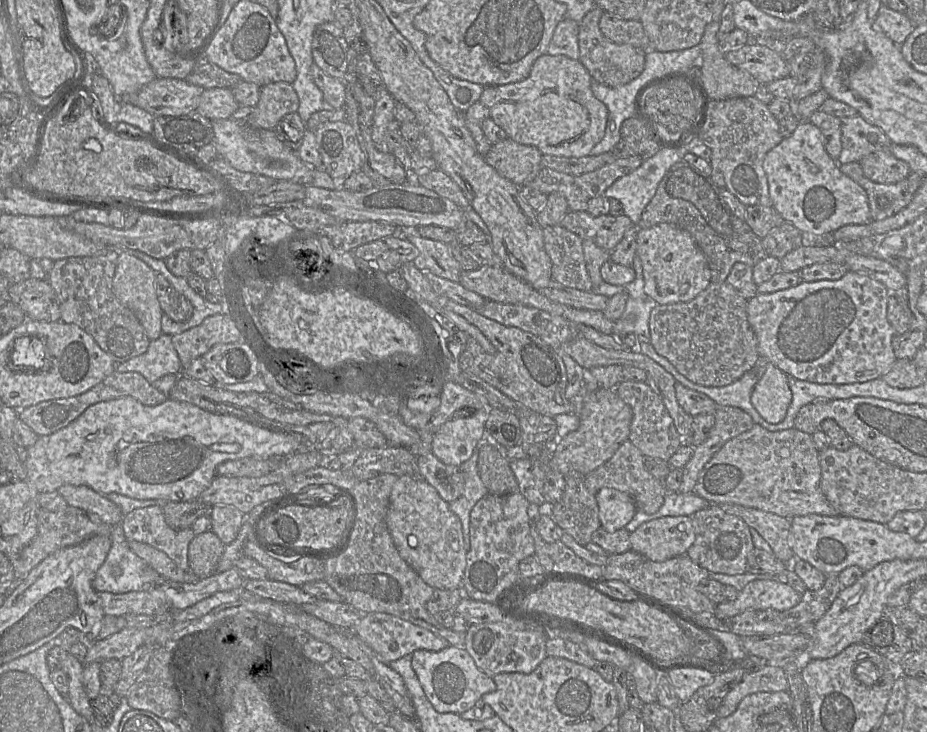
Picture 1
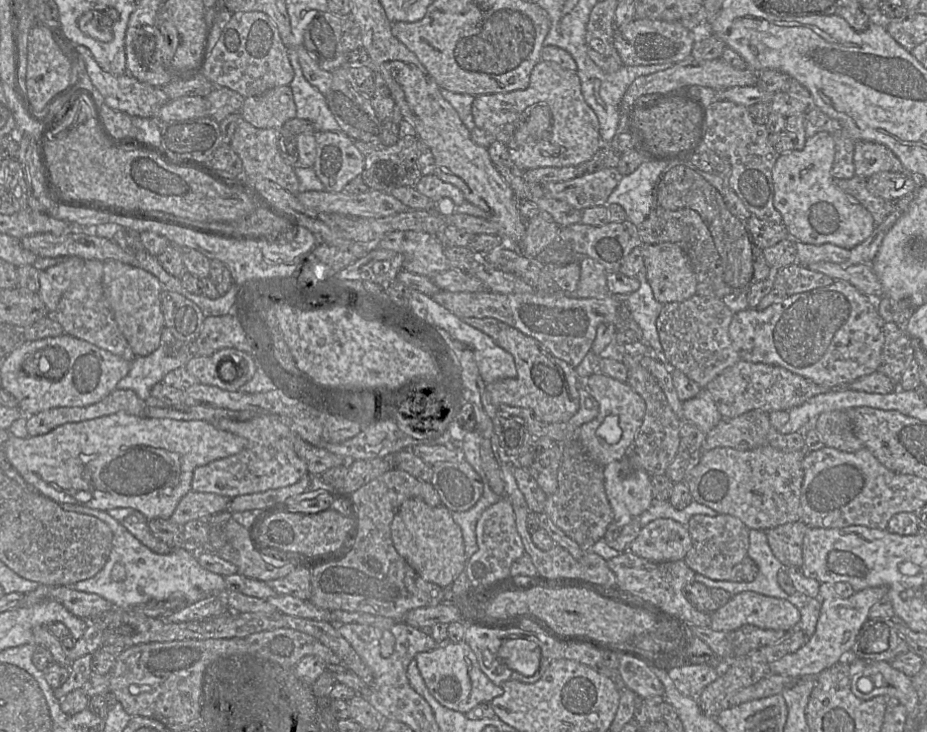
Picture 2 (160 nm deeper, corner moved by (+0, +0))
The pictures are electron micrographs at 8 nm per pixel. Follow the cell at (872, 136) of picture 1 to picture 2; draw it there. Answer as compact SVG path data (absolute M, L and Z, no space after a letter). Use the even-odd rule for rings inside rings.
M855 141L855 174L868 178L878 172L904 172L900 160L885 145L870 141Z

